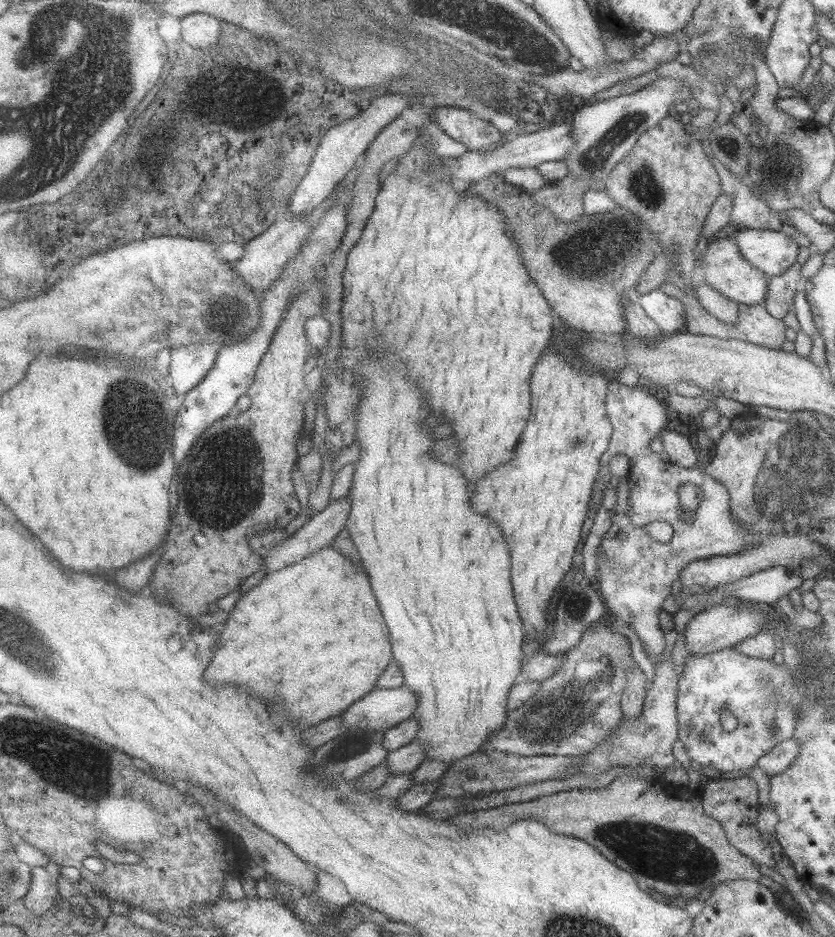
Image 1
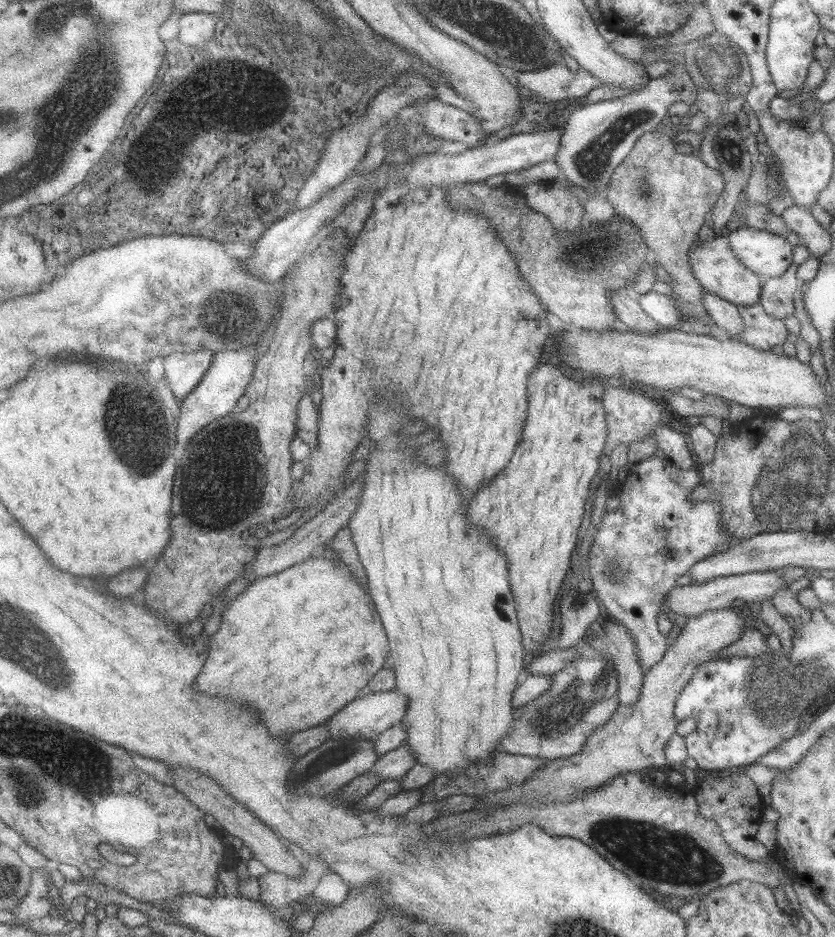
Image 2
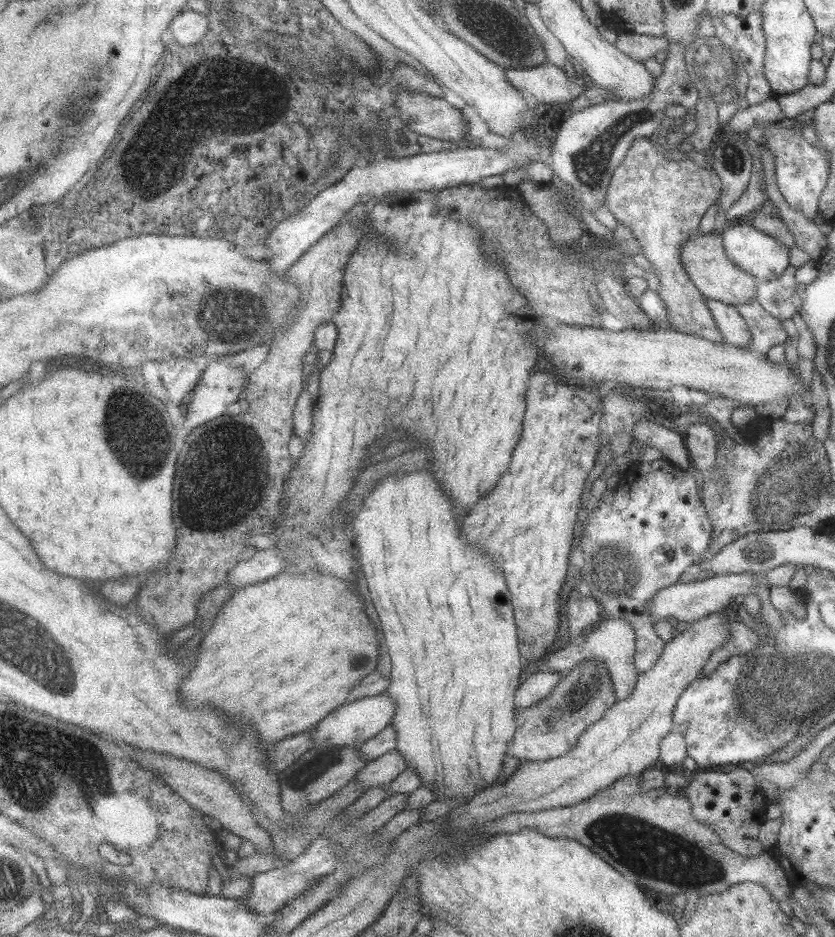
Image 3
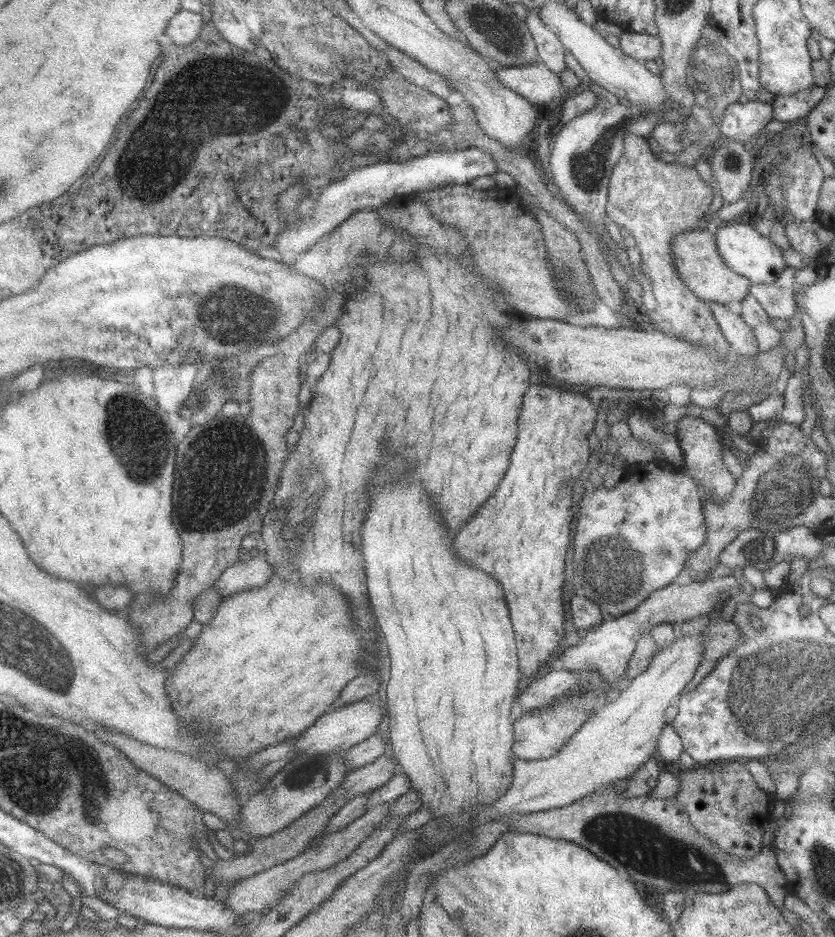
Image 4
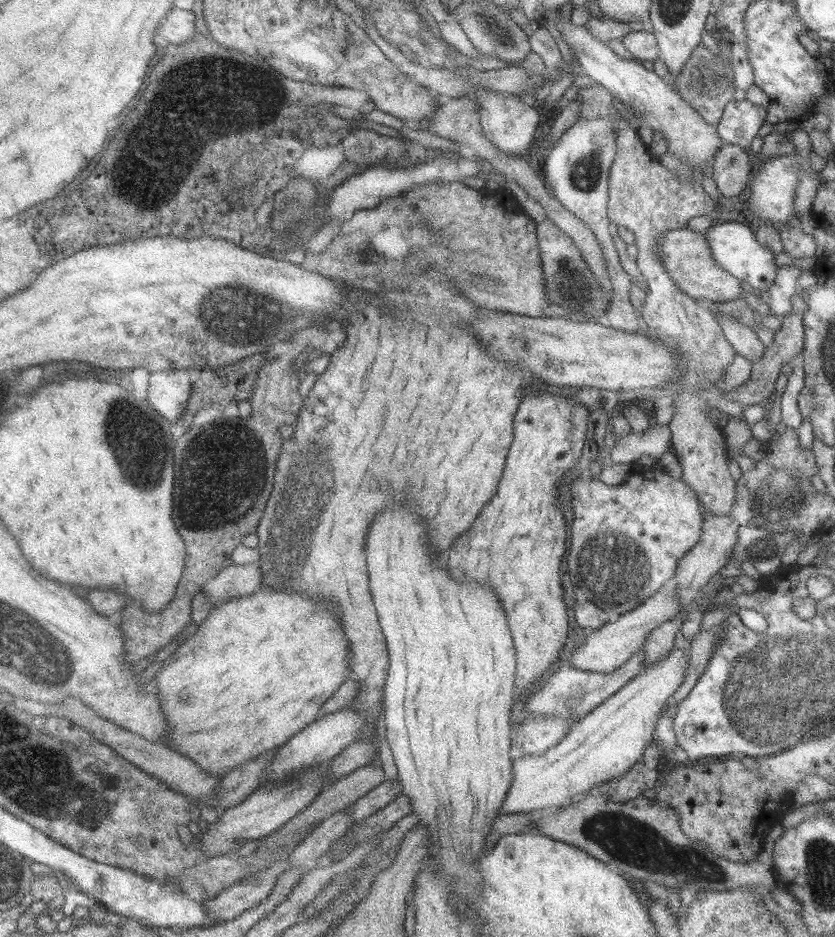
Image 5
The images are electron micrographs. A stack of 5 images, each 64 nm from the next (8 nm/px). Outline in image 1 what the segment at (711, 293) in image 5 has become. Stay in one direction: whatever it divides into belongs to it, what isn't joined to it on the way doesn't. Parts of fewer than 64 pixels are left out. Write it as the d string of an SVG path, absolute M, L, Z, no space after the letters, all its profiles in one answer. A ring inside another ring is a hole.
M732 238L711 240L709 246L701 252L696 261L704 273L702 282L707 283L739 306L760 305L767 294L767 279L769 277L745 261L737 248L737 244Z

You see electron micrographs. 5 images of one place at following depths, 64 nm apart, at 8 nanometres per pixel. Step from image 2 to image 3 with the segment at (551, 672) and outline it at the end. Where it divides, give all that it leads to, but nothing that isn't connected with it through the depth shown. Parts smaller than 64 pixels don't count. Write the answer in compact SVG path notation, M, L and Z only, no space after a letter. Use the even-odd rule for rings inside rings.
M603 616L599 622L593 626L587 638L575 640L571 644L558 645L538 664L540 671L552 671L565 674L574 670L581 661L597 661L603 664L604 668L611 676L616 701L623 701L635 687L638 673L635 671L634 660L635 632L631 624L623 618L608 618Z

